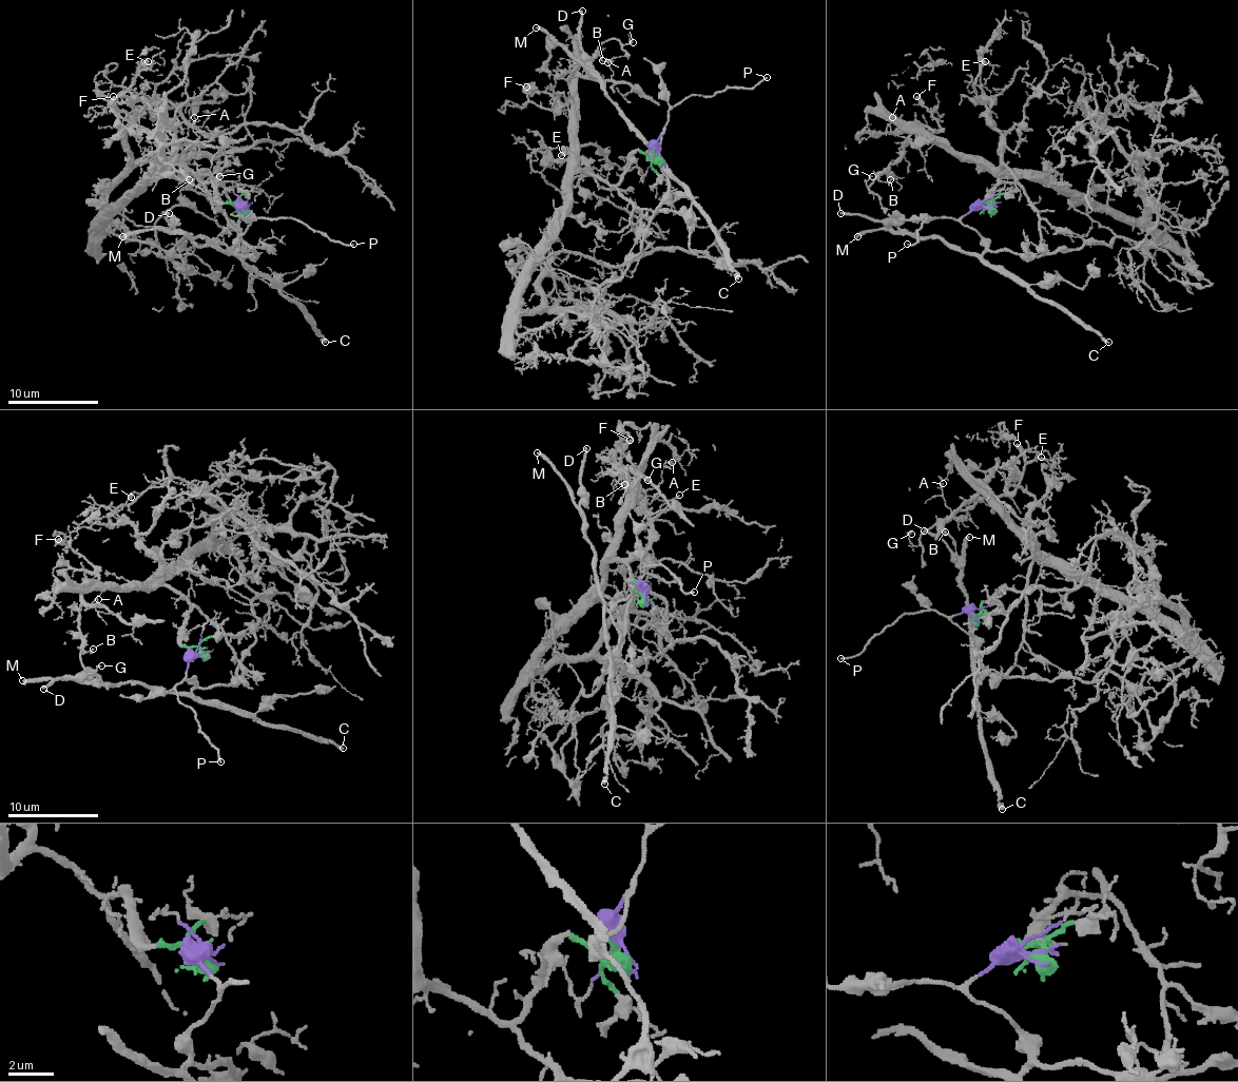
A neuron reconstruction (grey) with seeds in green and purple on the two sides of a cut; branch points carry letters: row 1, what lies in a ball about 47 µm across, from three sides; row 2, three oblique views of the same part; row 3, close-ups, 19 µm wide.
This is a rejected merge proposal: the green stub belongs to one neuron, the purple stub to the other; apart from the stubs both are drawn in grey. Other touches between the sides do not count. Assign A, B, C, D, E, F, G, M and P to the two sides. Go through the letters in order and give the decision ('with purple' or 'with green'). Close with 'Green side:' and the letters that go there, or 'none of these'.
A: with green
B: with green
C: with purple
D: with purple
E: with green
F: with green
G: with green
M: with purple
P: with purple
Green side: A, B, E, F, G

